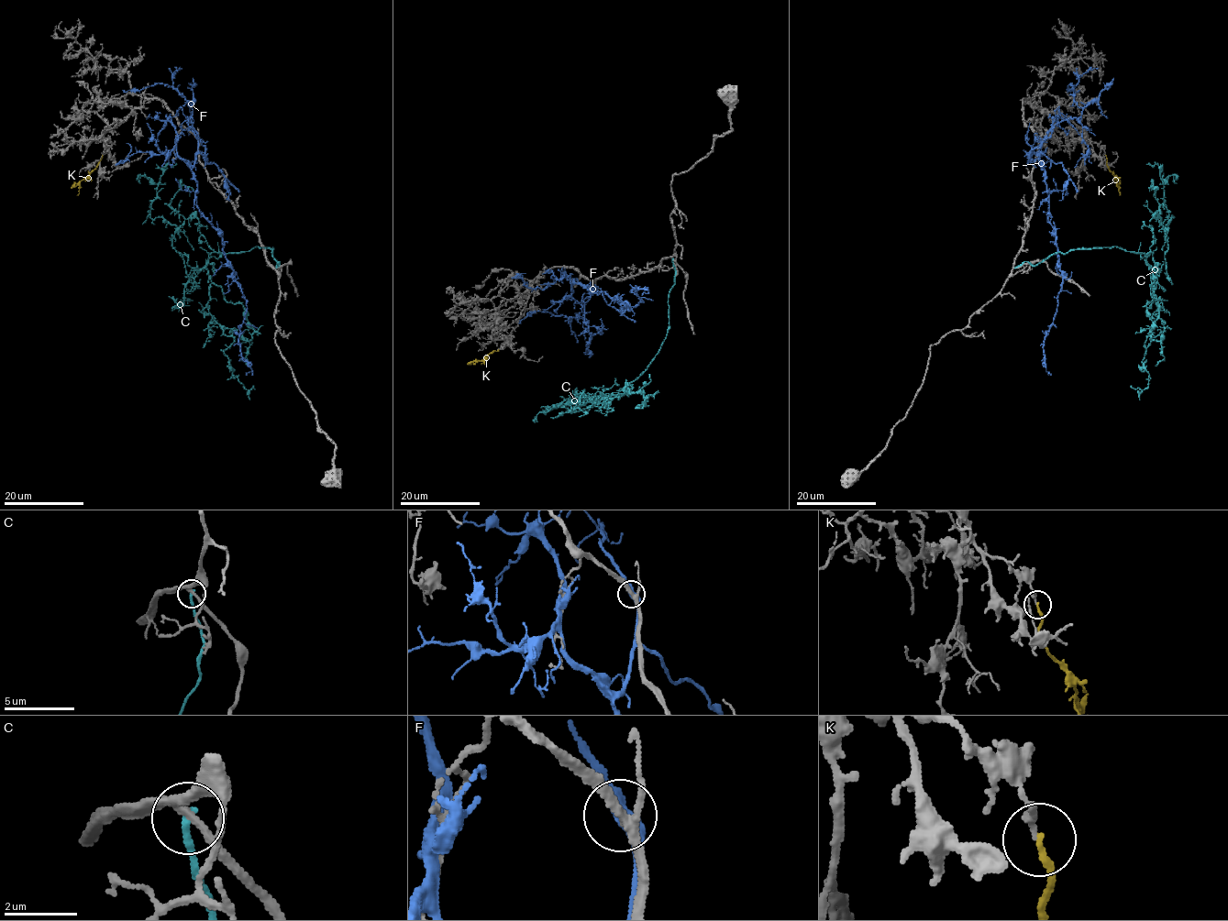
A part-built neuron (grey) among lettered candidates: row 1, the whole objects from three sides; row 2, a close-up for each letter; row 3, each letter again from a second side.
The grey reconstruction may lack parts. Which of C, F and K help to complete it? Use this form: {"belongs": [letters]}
{"belongs": []}

